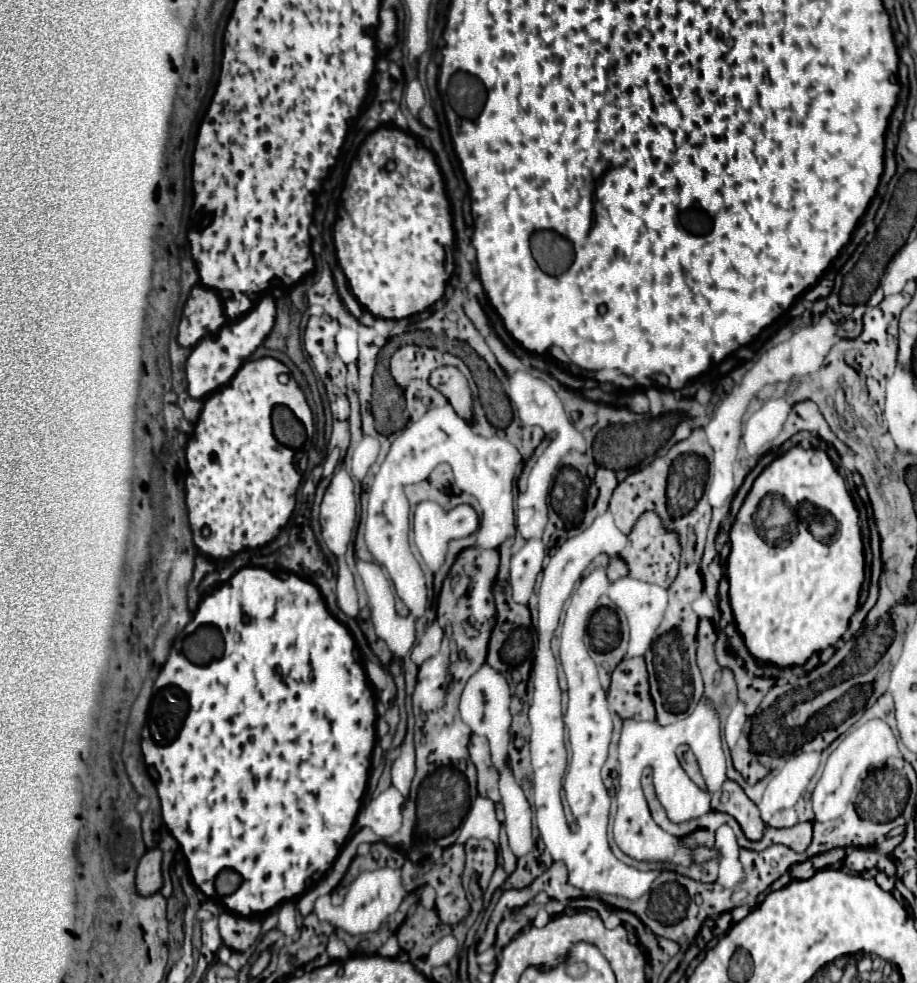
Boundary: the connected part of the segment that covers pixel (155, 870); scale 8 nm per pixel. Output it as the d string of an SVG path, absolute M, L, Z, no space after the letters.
M148 850L136 870L136 890L140 896L152 896L162 888L162 874L160 874L160 862L162 852L160 850Z

